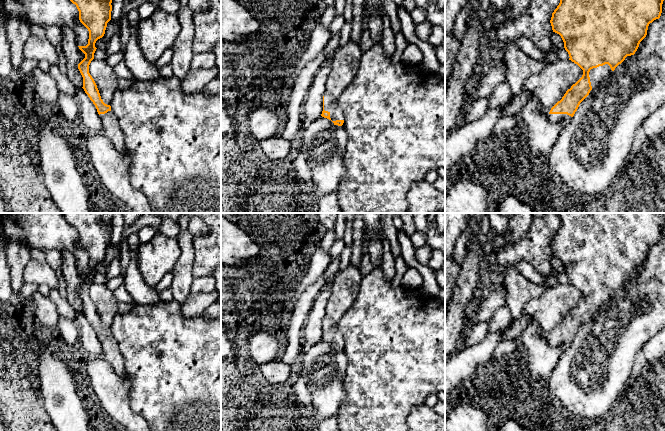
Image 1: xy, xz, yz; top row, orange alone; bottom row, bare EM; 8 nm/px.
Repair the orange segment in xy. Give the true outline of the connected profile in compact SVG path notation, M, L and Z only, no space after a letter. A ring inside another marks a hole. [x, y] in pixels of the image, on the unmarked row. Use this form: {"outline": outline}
{"outline": "M62 213L62 215L76 229L79 244L89 255L88 268L78 270L85 278L85 282L78 288L83 301L82 312L97 333L105 359L128 385L129 379L125 373L125 362L119 344L111 334L111 330L101 323L97 309L89 297L89 289L97 273L95 267L104 260L107 247L111 244L113 213Z"}

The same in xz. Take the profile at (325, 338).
{"outline": "M325 317L323 320L323 335L321 340L331 344L334 349L338 350L342 350L345 343L345 339L339 331L338 324L328 317Z"}

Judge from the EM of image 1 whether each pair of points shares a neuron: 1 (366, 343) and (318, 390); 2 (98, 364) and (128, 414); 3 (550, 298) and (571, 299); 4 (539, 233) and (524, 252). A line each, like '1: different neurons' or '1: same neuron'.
1: different neurons
2: same neuron
3: same neuron
4: same neuron

